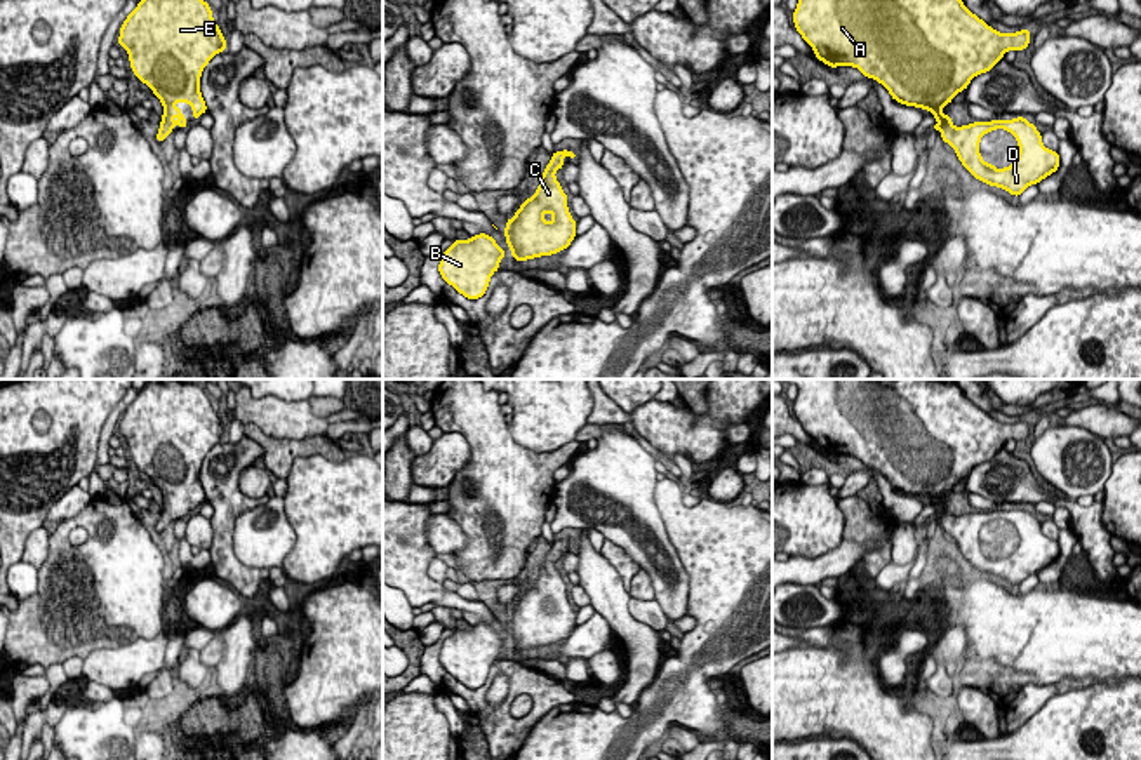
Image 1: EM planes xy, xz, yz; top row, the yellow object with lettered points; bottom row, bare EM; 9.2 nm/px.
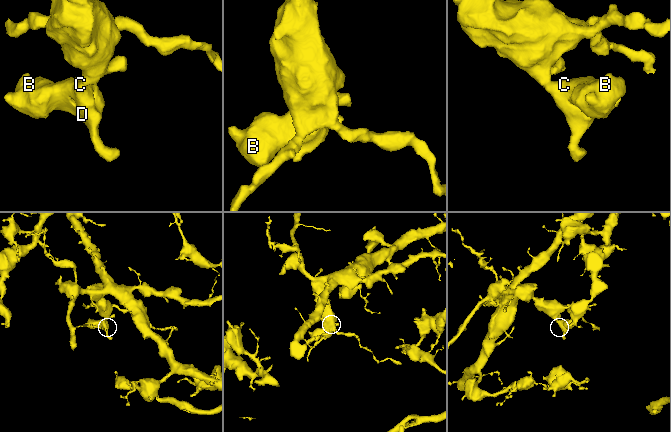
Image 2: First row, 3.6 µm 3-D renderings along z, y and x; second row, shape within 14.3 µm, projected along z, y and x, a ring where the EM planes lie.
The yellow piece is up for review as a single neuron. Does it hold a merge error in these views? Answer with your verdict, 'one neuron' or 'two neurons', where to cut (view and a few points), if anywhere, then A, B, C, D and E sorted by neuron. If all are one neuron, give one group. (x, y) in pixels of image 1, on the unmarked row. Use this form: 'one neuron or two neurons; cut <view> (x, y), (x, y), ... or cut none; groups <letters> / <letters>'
one neuron; cut none; groups A B C D E

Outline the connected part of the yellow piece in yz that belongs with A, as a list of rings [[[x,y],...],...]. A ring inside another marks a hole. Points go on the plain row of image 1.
[[[786,379],[798,388],[793,400],[795,419],[814,438],[814,445],[828,454],[854,456],[864,466],[882,473],[894,490],[929,499],[936,506],[934,518],[951,534],[962,555],[979,570],[1019,586],[1030,574],[1059,558],[1059,543],[1042,534],[1042,525],[1024,506],[1014,510],[974,511],[955,517],[941,499],[953,485],[965,480],[971,470],[993,459],[1007,440],[1024,440],[1030,421],[998,423],[972,403],[955,379]],[[1009,520],[1019,536],[1014,553],[997,558],[979,543],[984,523]]]

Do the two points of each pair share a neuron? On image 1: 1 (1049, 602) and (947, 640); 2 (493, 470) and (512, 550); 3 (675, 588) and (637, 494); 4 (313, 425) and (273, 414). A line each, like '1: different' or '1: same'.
1: different
2: same
3: same
4: same

